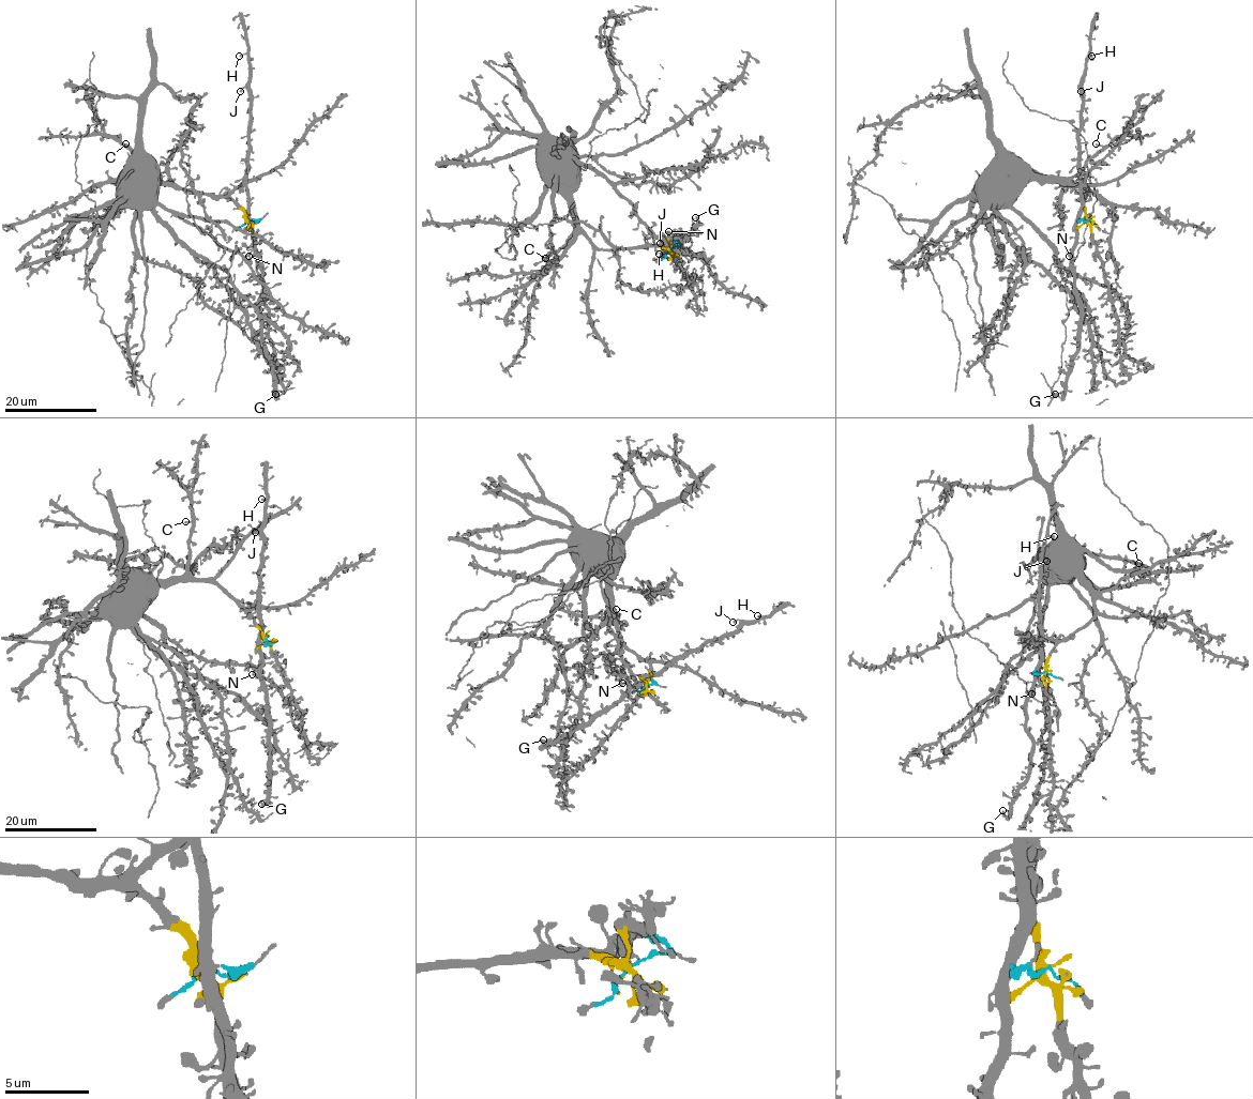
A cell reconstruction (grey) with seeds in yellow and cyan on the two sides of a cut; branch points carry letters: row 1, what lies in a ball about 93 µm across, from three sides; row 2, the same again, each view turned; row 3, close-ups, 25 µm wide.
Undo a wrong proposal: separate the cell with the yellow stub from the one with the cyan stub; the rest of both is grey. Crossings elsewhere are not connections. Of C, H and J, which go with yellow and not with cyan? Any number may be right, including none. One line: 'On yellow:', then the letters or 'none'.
On yellow: C

